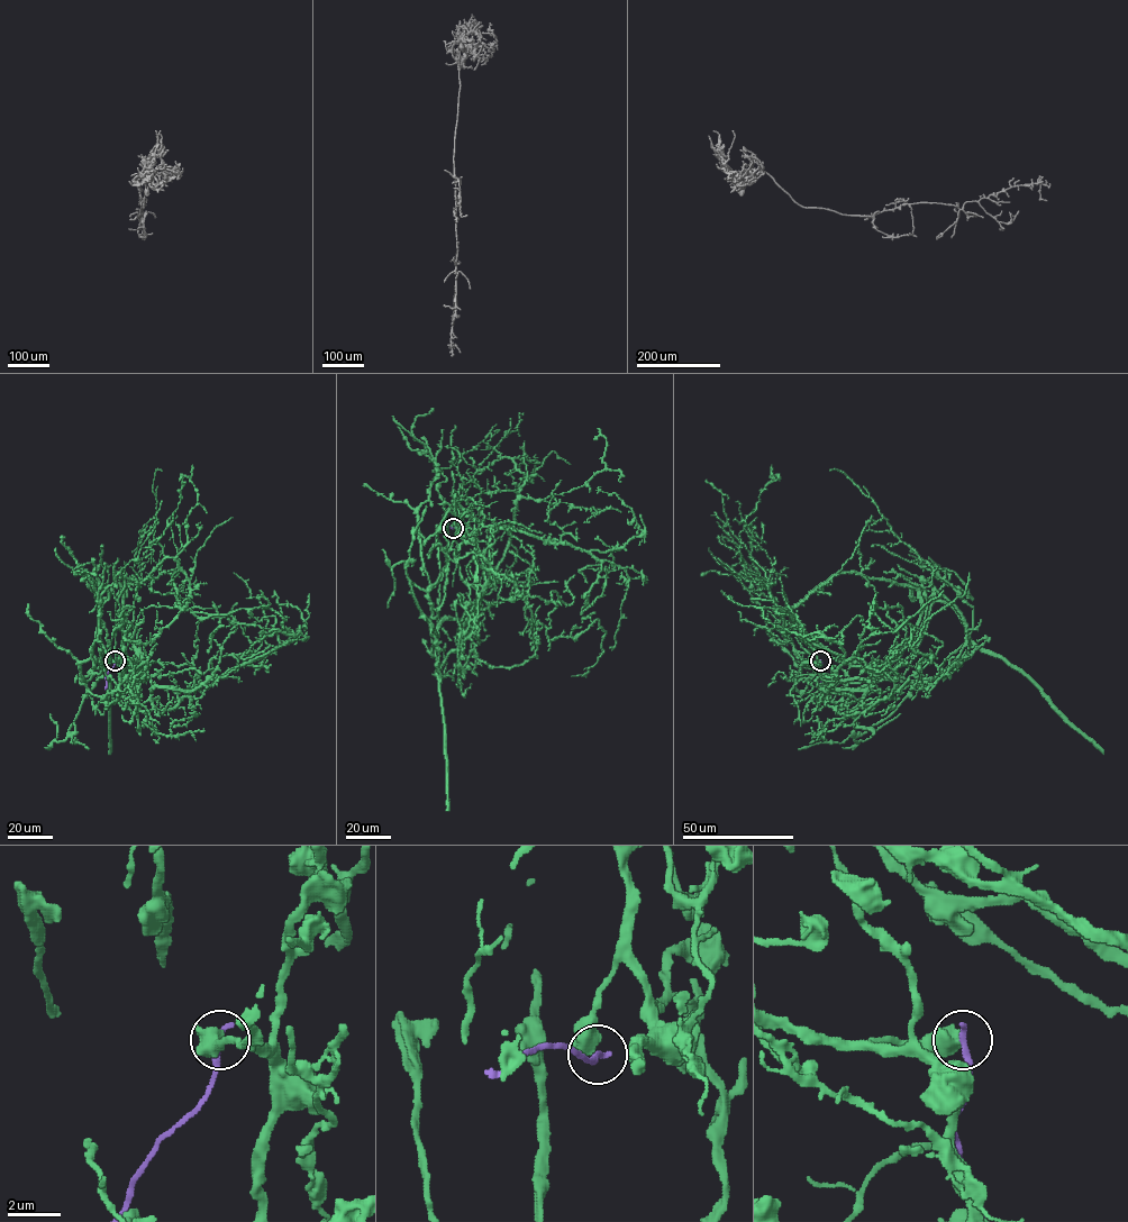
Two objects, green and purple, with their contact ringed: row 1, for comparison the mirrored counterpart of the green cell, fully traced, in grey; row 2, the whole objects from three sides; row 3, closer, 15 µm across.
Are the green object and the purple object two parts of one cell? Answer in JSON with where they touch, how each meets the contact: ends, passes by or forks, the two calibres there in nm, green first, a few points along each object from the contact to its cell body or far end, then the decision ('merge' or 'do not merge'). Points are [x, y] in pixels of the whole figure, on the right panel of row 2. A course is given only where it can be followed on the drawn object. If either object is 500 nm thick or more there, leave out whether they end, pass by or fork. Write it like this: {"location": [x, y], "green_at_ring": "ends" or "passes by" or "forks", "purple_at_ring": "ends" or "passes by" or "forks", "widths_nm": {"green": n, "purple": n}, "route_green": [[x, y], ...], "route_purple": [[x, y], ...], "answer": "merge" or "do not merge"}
{"location": [820, 660], "widths_nm": {"green": 650, "purple": 280}, "route_green": [[820, 660], [831, 700], [879, 675], [920, 594], [842, 572], [782, 609], [745, 521], [771, 465]], "route_purple": [[820, 660], [822, 689]], "answer": "do not merge"}

